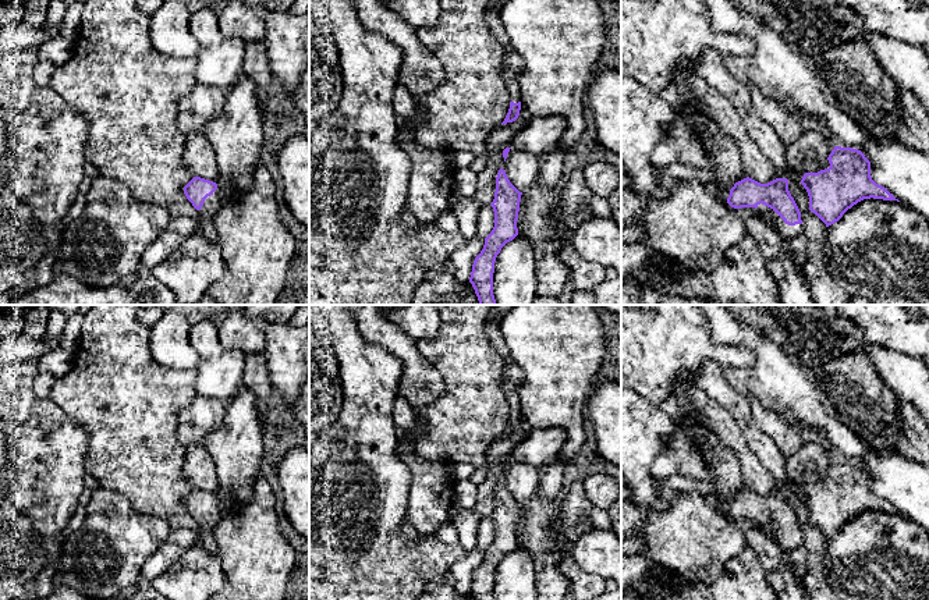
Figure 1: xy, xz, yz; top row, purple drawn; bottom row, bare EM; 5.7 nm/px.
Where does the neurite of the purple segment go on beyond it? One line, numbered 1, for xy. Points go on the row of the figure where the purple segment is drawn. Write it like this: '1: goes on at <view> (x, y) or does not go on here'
1: goes on at xy (208, 229)

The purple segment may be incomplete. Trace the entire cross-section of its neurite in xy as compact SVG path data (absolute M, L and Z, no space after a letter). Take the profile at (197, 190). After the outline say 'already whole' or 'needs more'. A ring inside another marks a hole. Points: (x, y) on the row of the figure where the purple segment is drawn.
M194 177L185 187L184 194L192 206L201 213L201 234L212 244L219 244L219 232L214 214L220 206L217 184L201 177Z; needs more

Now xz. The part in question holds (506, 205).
M501 167L496 177L494 199L490 205L494 212L494 227L474 260L469 277L479 305L496 305L493 295L494 262L501 248L518 235L517 220L521 195L522 192L510 182Z; already whole

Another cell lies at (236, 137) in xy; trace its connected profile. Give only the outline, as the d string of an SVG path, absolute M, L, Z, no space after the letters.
M241 74L226 93L220 117L206 123L203 136L210 143L220 173L220 196L235 199L251 188L263 141L263 111L255 82Z

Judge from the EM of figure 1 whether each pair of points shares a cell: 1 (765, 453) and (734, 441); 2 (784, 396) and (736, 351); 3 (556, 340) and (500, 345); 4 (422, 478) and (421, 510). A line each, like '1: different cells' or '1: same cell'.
1: different cells
2: different cells
3: different cells
4: same cell

